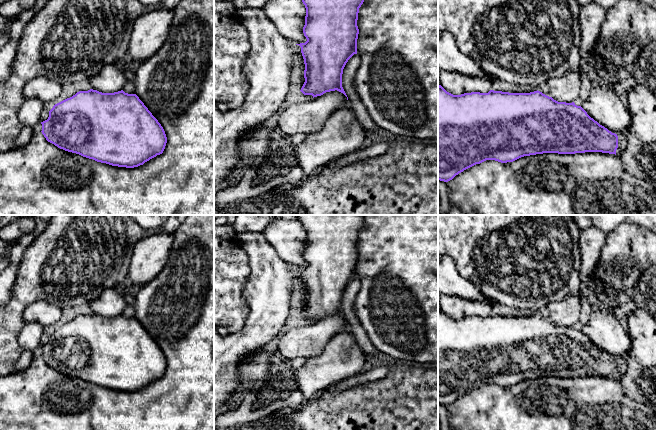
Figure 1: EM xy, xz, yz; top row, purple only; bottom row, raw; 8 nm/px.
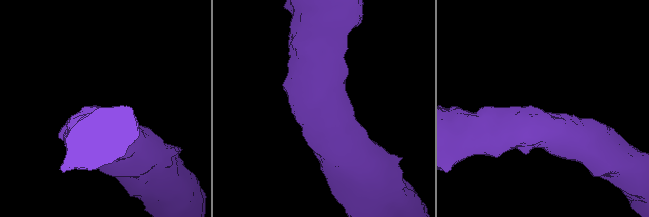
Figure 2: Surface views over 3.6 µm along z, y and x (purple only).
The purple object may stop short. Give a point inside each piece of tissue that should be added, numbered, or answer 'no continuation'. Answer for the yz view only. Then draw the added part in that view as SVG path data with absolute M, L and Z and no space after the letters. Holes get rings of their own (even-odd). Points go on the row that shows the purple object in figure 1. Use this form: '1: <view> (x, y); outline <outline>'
no continuation

